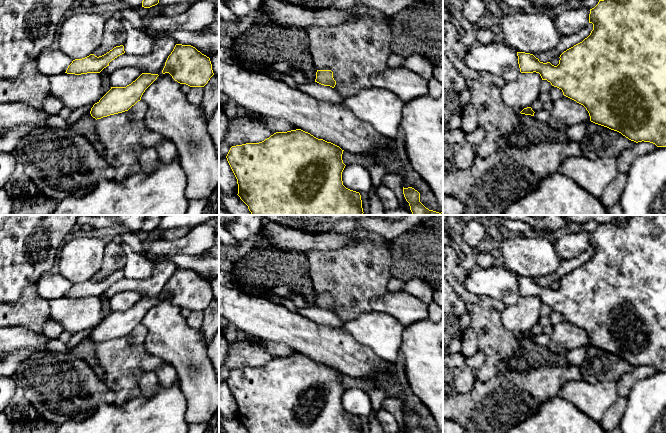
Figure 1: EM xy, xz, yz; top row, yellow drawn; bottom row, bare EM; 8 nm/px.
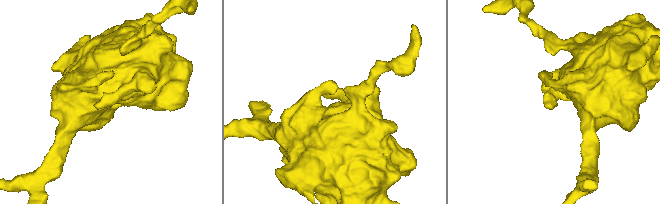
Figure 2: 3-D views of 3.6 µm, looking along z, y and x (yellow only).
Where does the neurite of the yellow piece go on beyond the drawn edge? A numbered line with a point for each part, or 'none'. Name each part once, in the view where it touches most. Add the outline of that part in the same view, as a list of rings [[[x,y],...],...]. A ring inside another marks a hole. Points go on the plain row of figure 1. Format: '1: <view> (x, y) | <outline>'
none

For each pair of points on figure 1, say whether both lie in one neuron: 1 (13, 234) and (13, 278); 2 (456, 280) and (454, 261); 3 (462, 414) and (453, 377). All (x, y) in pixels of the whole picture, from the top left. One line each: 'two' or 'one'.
1: one
2: two
3: two

